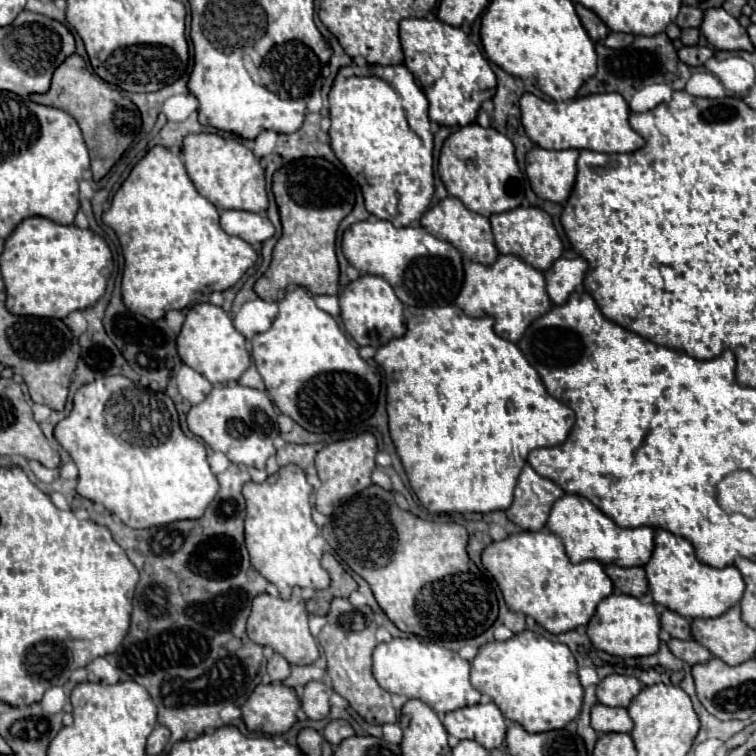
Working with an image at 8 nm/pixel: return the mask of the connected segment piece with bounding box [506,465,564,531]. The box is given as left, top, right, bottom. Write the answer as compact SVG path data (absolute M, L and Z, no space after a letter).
M526 465L518 477L514 503L506 509L506 515L512 523L520 525L526 531L540 531L548 521L552 505L562 495L562 487L538 475L530 465Z

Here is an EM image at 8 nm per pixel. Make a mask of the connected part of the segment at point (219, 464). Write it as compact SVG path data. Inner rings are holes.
M198 437L200 442L205 446L206 452L207 452L207 459L208 463L210 465L210 469L214 475L216 475L216 478L218 479L218 475L220 473L224 473L230 465L236 465L236 463L232 463L222 451L214 451L202 437Z

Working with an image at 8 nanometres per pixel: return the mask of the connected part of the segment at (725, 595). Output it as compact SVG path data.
M656 529L654 543L656 543L654 553L644 569L646 569L650 593L656 603L664 605L666 609L682 617L692 617L692 619L718 617L730 607L740 603L746 585L740 571L734 565L724 569L714 569L710 565L700 563L696 559L696 553L690 541L664 529Z

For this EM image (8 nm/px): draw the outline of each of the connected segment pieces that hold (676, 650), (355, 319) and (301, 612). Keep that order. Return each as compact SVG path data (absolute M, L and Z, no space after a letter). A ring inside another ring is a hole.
M670 639L670 641L668 641L668 647L670 647L670 651L672 651L678 659L686 661L688 665L708 663L708 661L712 659L712 653L710 653L706 647L702 647L700 643L696 643L696 641Z
M362 275L356 281L352 281L342 293L340 293L340 317L350 333L350 337L358 345L370 345L374 349L386 345L394 337L402 337L406 333L404 325L404 305L396 297L390 283L378 275Z
M294 587L294 593L288 601L268 593L258 595L252 601L252 613L248 617L248 637L258 645L272 647L276 653L286 657L290 665L312 665L320 655L318 643L308 629L308 611L300 587Z

